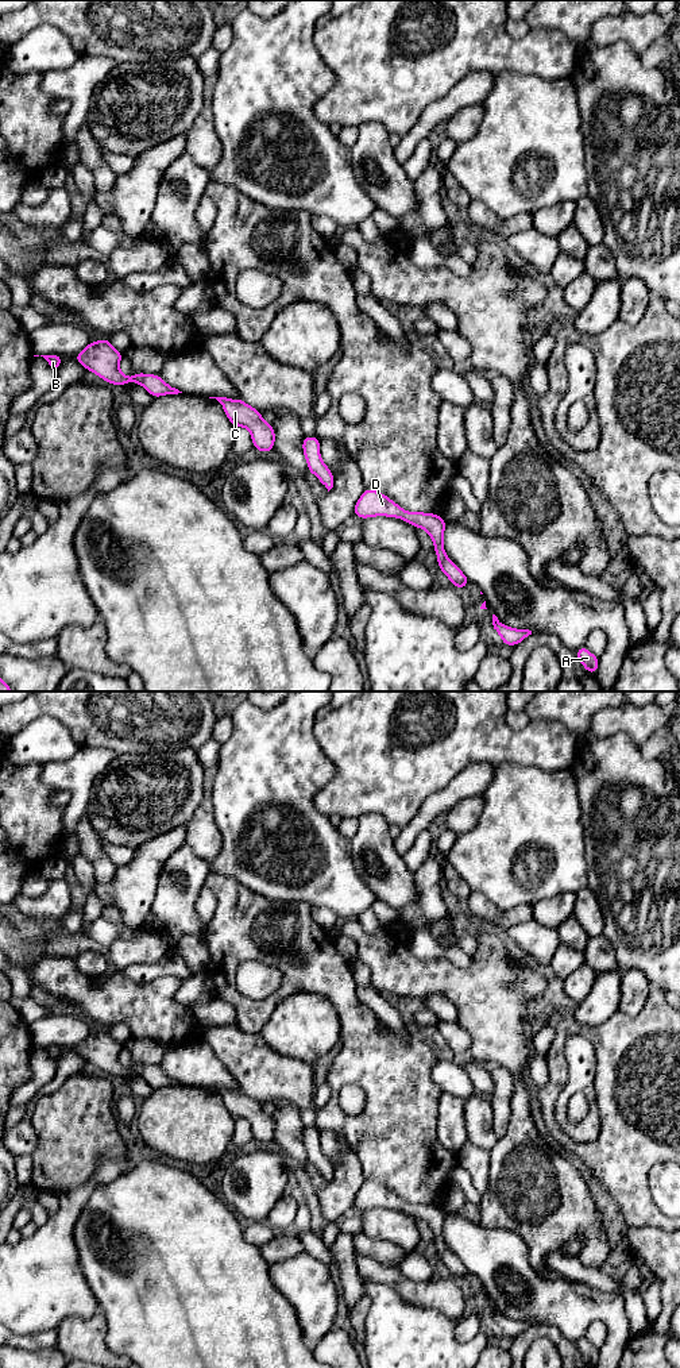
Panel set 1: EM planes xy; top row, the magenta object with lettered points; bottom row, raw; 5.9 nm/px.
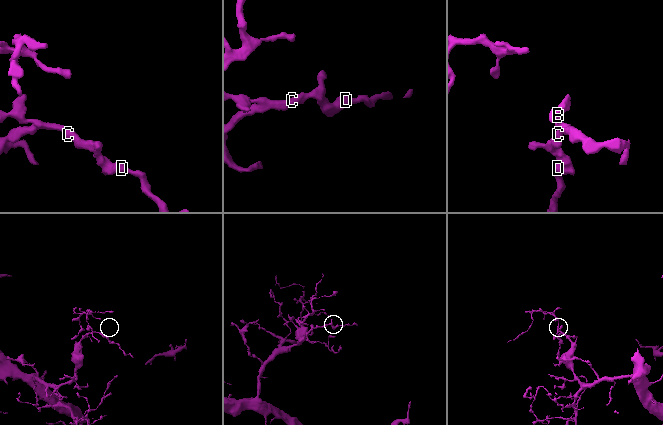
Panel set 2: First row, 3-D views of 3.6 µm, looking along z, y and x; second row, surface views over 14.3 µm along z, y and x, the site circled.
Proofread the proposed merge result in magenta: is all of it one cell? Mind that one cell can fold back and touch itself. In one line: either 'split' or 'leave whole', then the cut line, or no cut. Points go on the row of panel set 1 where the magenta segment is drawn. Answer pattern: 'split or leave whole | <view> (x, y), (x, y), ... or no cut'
leave whole | no cut

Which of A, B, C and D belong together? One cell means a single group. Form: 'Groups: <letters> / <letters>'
Groups: A B C D

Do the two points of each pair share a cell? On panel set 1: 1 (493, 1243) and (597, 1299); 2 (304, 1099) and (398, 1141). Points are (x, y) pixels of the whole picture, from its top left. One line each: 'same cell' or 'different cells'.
1: same cell
2: different cells

